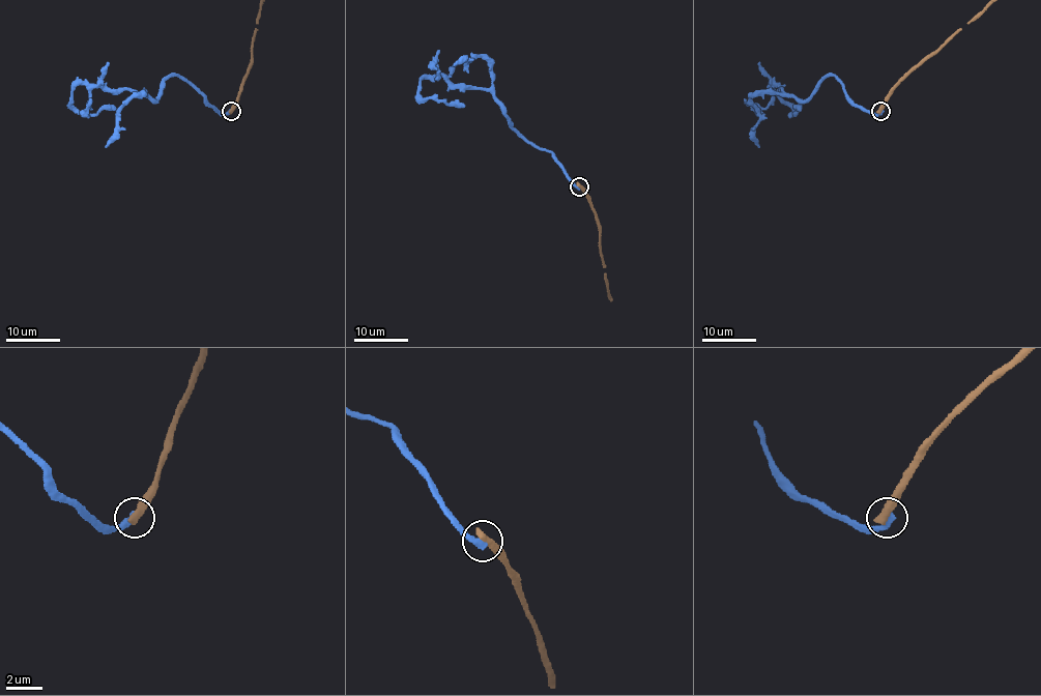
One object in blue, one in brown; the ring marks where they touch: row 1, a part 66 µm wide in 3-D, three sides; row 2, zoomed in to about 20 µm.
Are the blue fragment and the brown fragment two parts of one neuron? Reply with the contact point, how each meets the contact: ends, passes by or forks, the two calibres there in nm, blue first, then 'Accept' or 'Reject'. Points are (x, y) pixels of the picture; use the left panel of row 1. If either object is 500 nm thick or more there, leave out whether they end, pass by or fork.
Place: (231, 111). At the ring blue ends. At the ring brown ends. Thickness 440 nm (blue) against 480 nm. Reject

